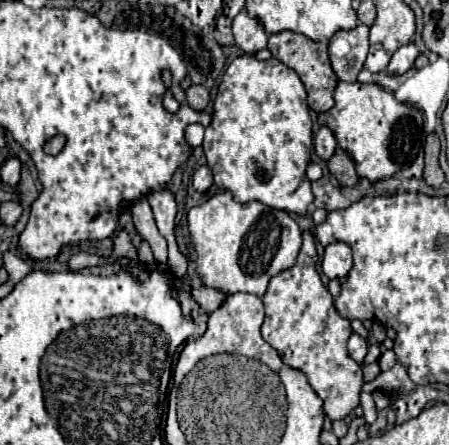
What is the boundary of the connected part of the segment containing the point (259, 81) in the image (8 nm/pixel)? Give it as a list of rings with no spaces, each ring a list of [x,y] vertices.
[[[248,54],[238,56],[220,80],[212,108],[212,122],[206,128],[202,148],[214,172],[216,186],[230,190],[236,202],[258,200],[270,208],[306,216],[308,206],[314,202],[310,180],[306,178],[312,156],[312,120],[306,104],[306,90],[298,74],[276,58],[260,62]]]

